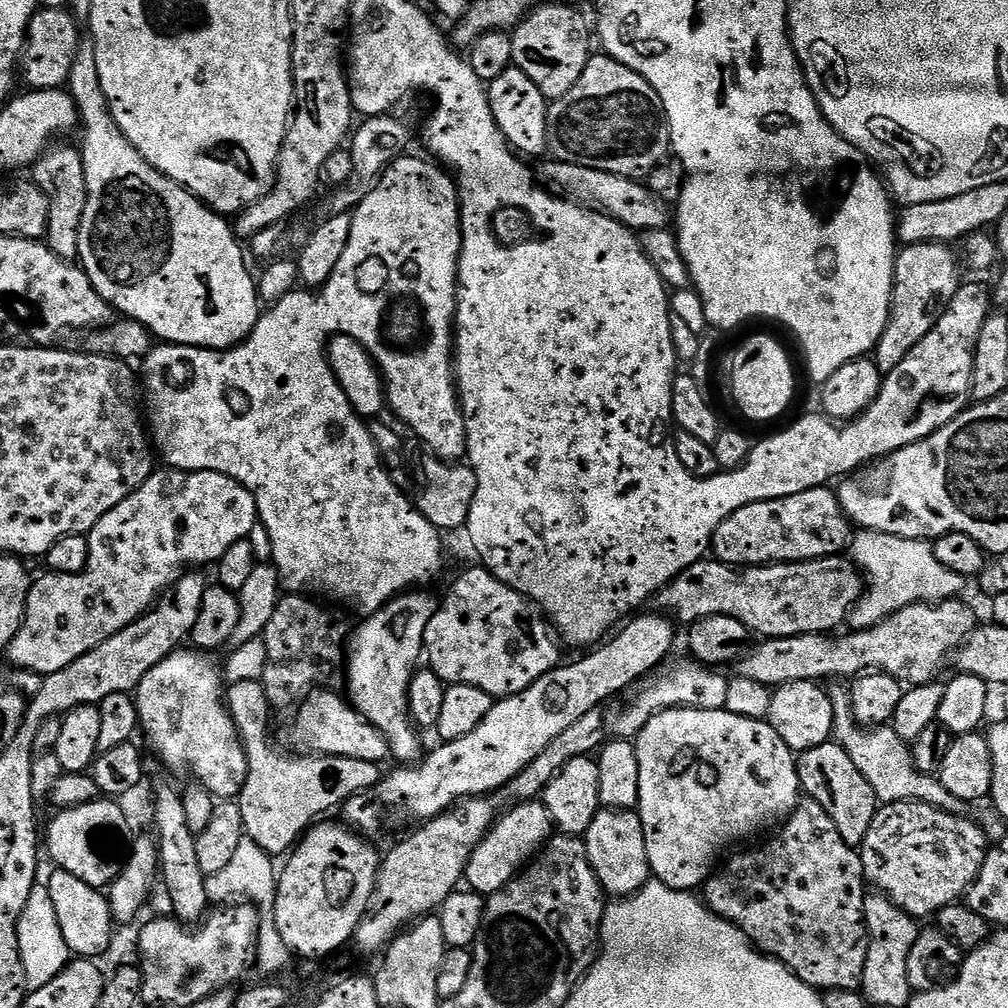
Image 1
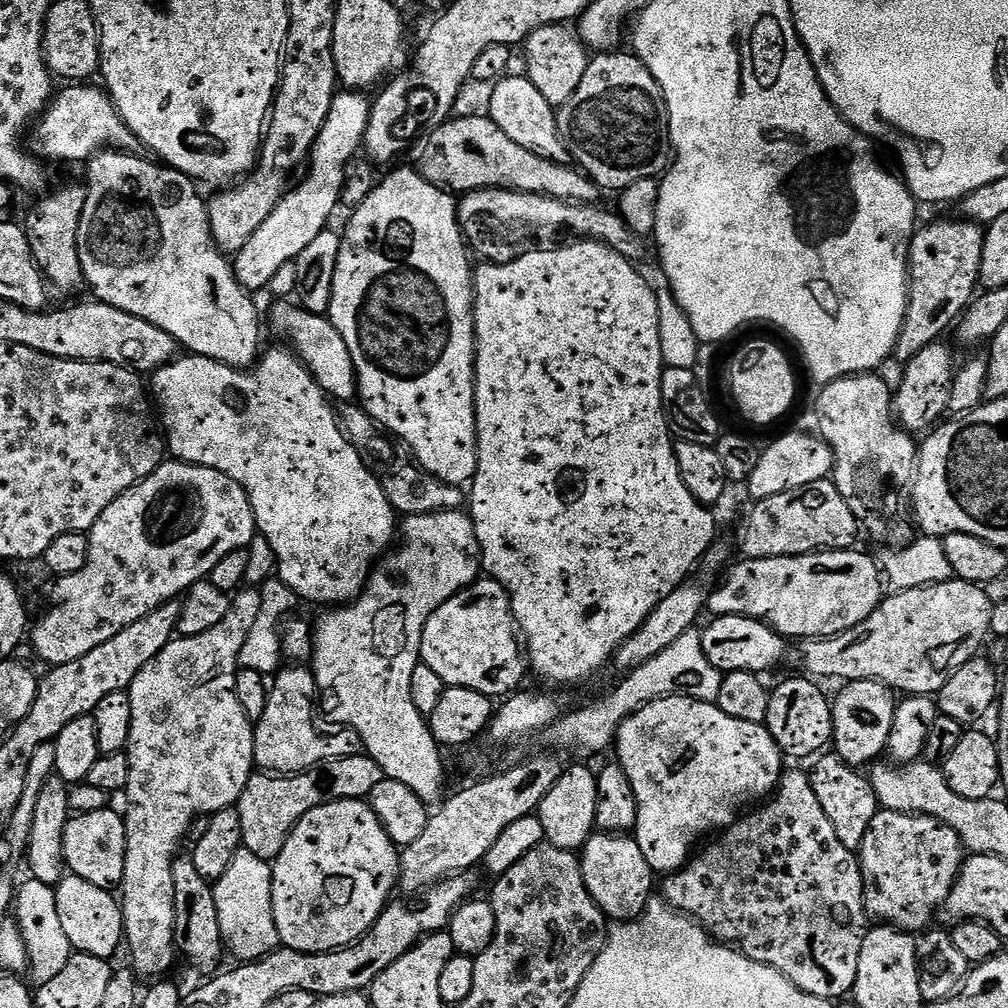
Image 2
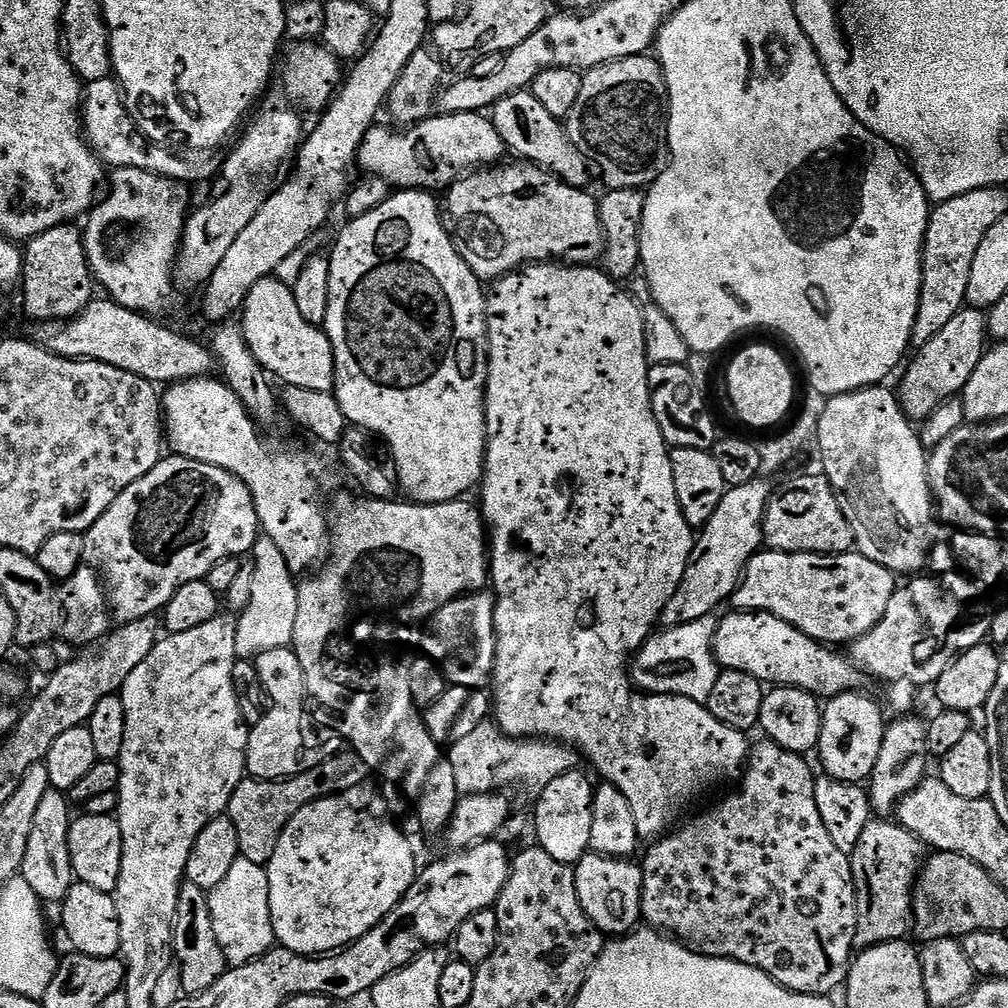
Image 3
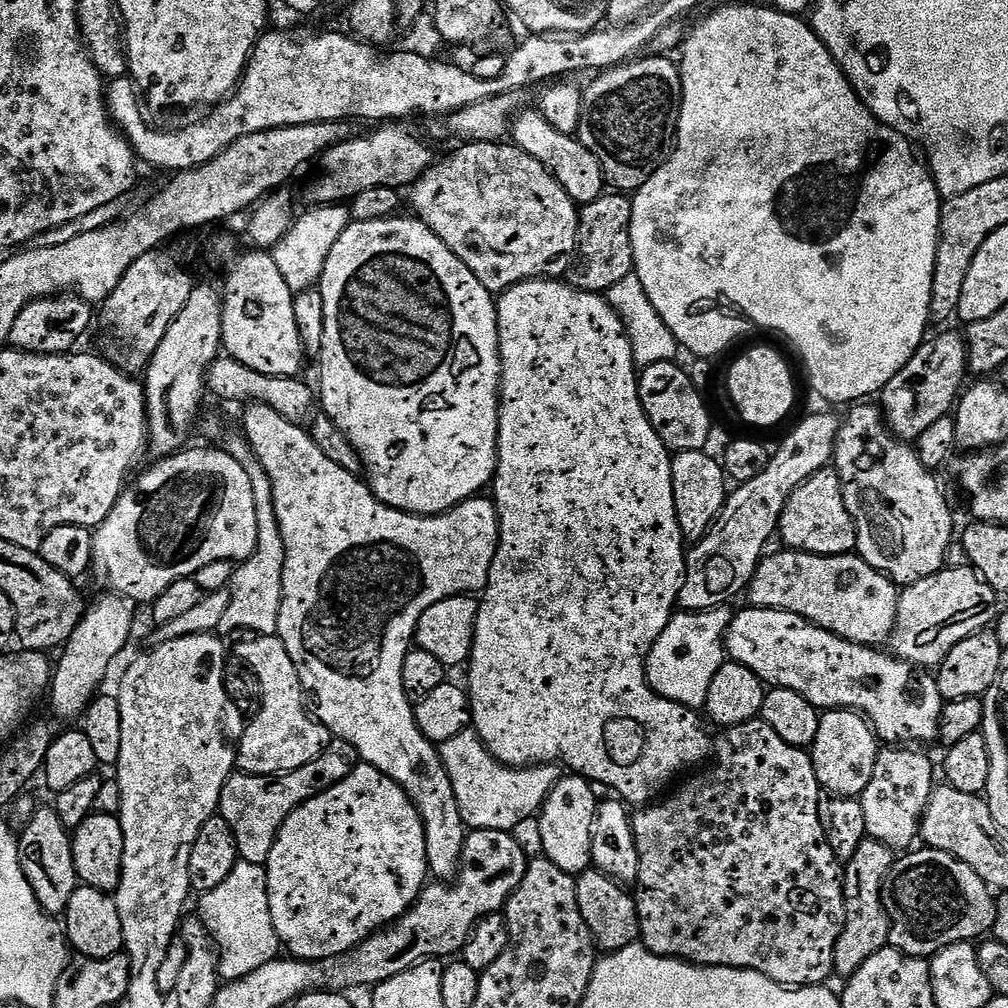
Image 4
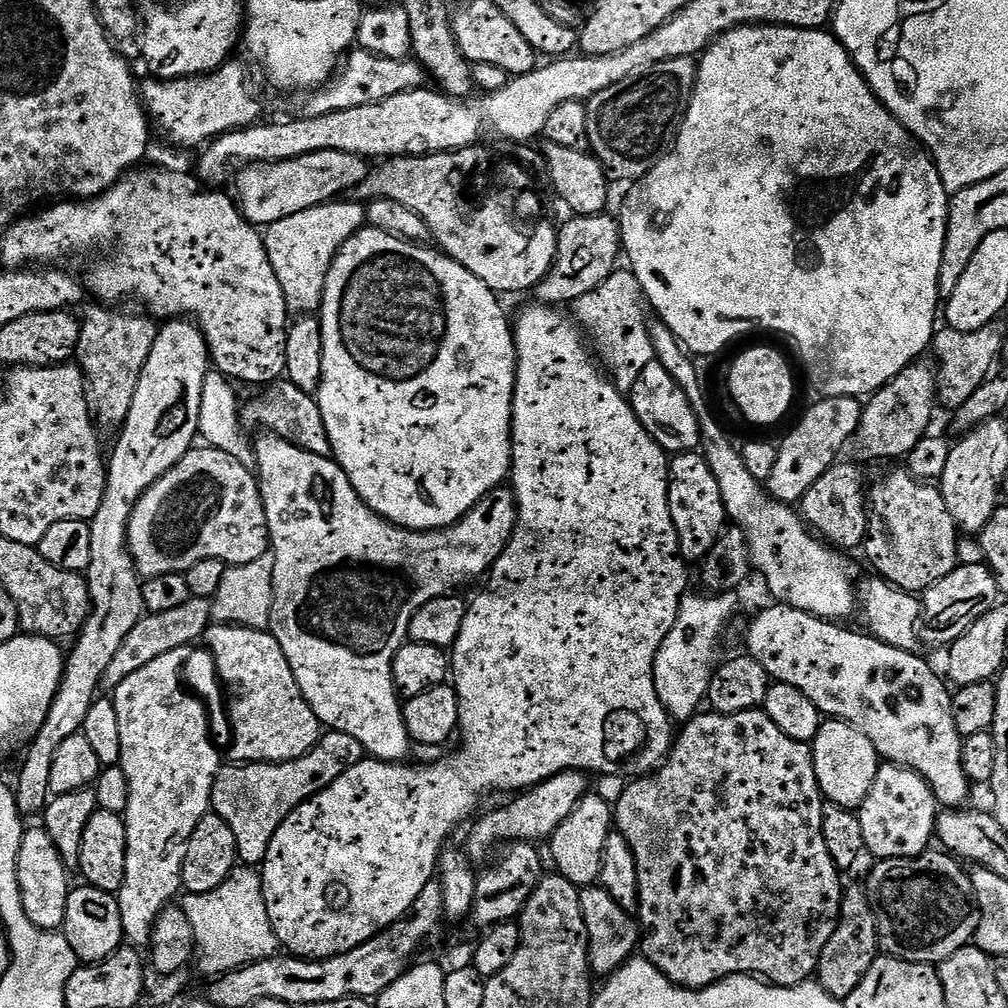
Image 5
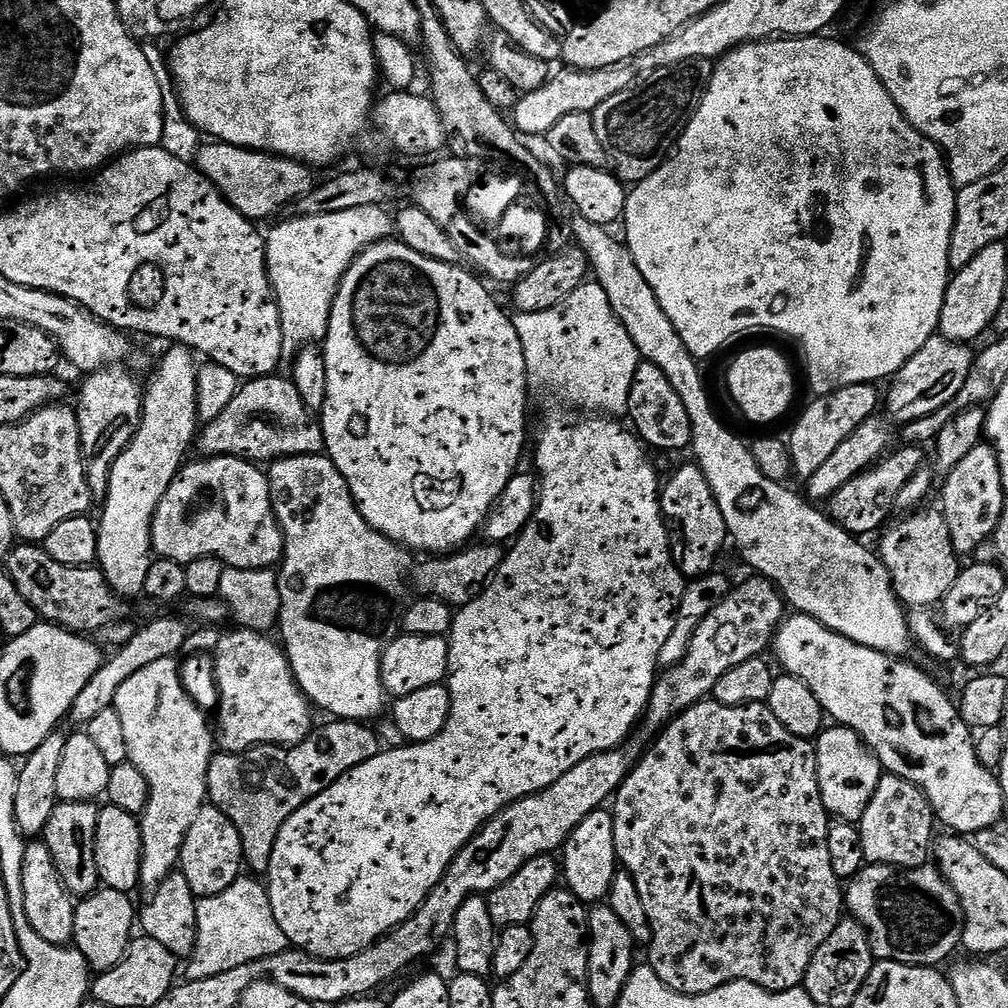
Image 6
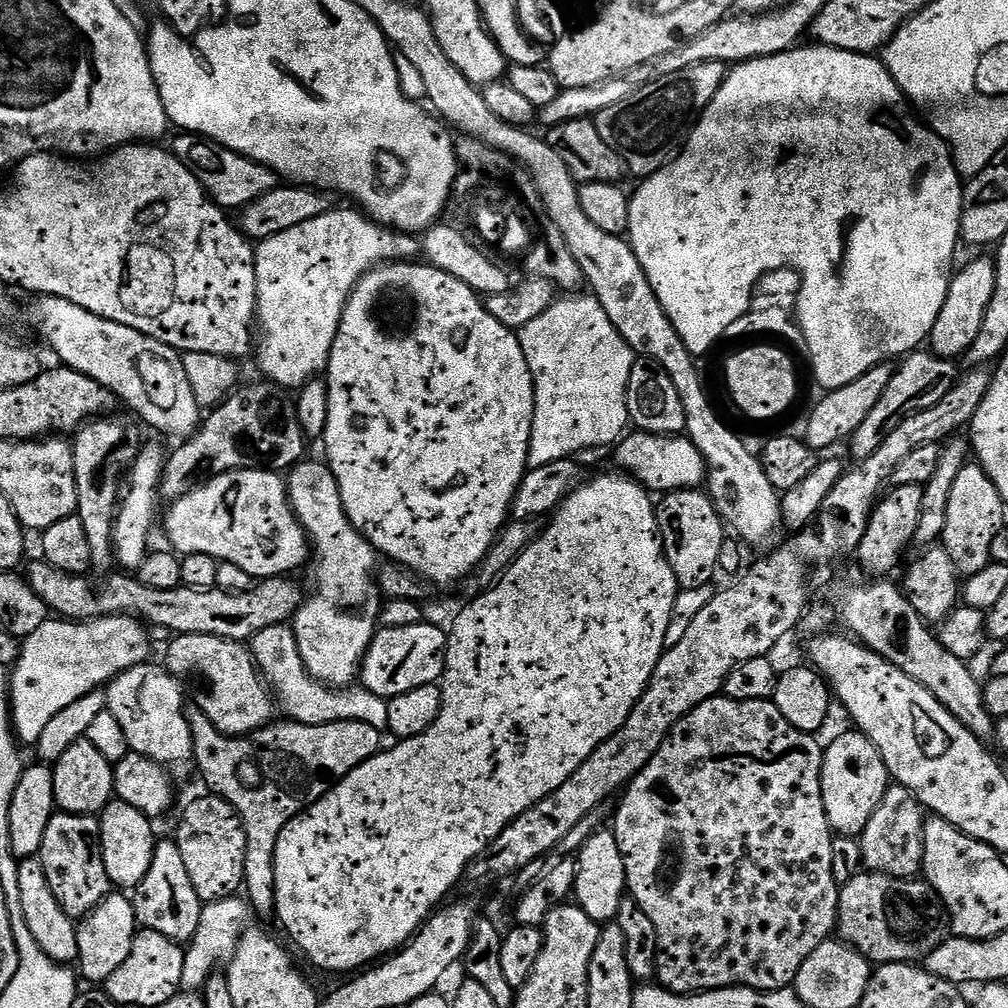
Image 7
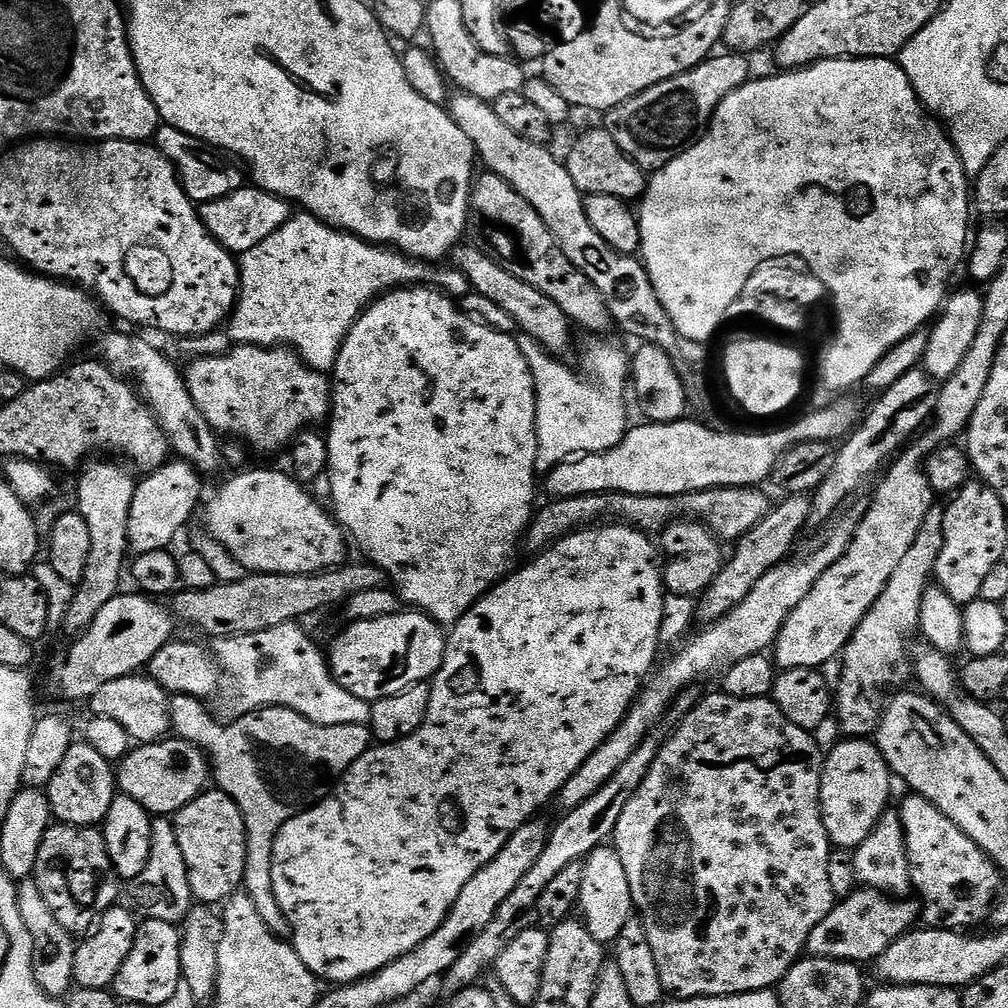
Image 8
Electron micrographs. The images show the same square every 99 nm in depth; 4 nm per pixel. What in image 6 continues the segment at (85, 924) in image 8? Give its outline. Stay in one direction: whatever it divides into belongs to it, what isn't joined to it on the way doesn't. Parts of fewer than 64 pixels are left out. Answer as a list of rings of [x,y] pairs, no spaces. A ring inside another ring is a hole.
[[[92,802],[57,803],[54,814],[50,814],[50,822],[46,822],[42,833],[42,843],[50,850],[58,878],[73,898],[90,896],[101,887],[98,862],[94,858],[99,813],[100,808]]]

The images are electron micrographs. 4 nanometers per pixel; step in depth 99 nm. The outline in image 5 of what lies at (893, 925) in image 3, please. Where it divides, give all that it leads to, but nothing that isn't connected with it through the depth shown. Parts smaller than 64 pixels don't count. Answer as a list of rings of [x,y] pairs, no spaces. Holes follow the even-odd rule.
[[[849,887],[844,893],[844,901],[840,904],[840,920],[836,924],[834,934],[830,934],[830,942],[826,942],[826,950],[822,952],[820,965],[816,967],[818,983],[835,1000],[842,1002],[850,994],[854,994],[858,982],[866,978],[877,955],[876,916],[872,912],[872,899],[863,887]]]

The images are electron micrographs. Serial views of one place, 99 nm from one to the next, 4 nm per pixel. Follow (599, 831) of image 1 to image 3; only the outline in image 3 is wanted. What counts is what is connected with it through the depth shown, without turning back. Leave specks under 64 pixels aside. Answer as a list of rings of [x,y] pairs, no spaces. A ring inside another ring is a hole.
[[[589,854],[575,864],[574,886],[578,886],[578,902],[586,910],[586,918],[598,926],[605,937],[627,936],[641,923],[642,890],[644,889],[644,870],[631,859],[615,860],[609,856]]]

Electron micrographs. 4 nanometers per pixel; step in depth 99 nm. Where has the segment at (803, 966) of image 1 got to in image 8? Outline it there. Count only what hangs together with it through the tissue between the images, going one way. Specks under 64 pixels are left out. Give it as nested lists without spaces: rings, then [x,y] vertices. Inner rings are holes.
[[[723,694],[707,696],[705,695],[696,707],[677,723],[680,725],[677,726],[676,733],[669,740],[665,739],[661,743],[660,752],[654,758],[642,786],[638,786],[634,798],[630,798],[630,802],[626,802],[626,810],[622,810],[622,818],[618,818],[618,826],[614,833],[616,853],[618,858],[622,858],[622,867],[626,870],[626,878],[630,878],[630,894],[632,895],[635,911],[638,913],[639,920],[644,924],[646,938],[650,938],[650,950],[654,950],[654,962],[658,962],[658,978],[662,978],[662,990],[665,997],[678,1000],[700,1000],[703,996],[741,996],[747,992],[763,992],[775,989],[786,973],[792,969],[792,965],[805,955],[808,939],[814,930],[814,926],[818,926],[818,922],[822,922],[822,918],[826,918],[826,914],[830,914],[834,903],[834,897],[830,890],[830,878],[826,871],[830,841],[826,834],[826,826],[820,809],[820,775],[824,773],[824,756],[822,751],[820,752],[819,746],[816,745],[815,739],[817,737],[804,728],[794,726],[794,722],[790,722],[790,718],[786,718],[786,714],[782,714],[782,710],[776,705],[776,701],[771,698],[763,700],[758,698],[734,698]]]

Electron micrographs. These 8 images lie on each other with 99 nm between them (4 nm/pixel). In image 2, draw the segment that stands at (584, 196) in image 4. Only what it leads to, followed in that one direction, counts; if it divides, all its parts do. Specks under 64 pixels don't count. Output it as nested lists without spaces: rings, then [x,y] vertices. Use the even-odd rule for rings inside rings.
[[[509,74],[503,80],[497,80],[491,92],[486,112],[500,127],[502,134],[514,138],[518,146],[530,150],[530,154],[538,154],[538,158],[546,158],[555,164],[569,163],[570,153],[556,125],[557,109],[546,102],[546,98],[542,98],[538,86],[534,86],[527,75]]]

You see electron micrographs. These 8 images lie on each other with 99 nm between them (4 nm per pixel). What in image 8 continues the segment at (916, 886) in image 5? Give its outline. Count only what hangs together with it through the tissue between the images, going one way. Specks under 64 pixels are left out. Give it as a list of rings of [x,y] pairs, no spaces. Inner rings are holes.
[[[860,886],[849,896],[833,903],[830,914],[826,914],[826,918],[822,918],[818,926],[814,926],[806,952],[808,956],[850,960],[864,966],[867,965],[867,960],[868,963],[875,962],[886,950],[886,946],[913,931],[921,916],[921,905],[915,899],[893,898],[876,892],[873,888]]]

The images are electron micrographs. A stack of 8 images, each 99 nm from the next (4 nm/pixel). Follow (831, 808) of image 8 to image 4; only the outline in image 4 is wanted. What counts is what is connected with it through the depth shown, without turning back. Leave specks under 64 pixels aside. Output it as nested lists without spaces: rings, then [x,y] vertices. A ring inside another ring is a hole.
[[[851,710],[825,711],[810,749],[821,789],[833,796],[861,796],[866,786],[870,786],[870,774],[874,774],[877,751],[878,737],[872,725],[860,713]]]

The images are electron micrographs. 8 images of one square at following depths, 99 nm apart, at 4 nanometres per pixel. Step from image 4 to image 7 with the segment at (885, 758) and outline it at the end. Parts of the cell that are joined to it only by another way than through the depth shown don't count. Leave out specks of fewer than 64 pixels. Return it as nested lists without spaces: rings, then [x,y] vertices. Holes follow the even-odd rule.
[[[889,783],[886,794],[878,802],[878,810],[870,814],[866,830],[858,837],[864,868],[869,872],[893,876],[895,880],[910,880],[921,875],[924,866],[924,821],[926,810],[906,790],[906,786]]]

